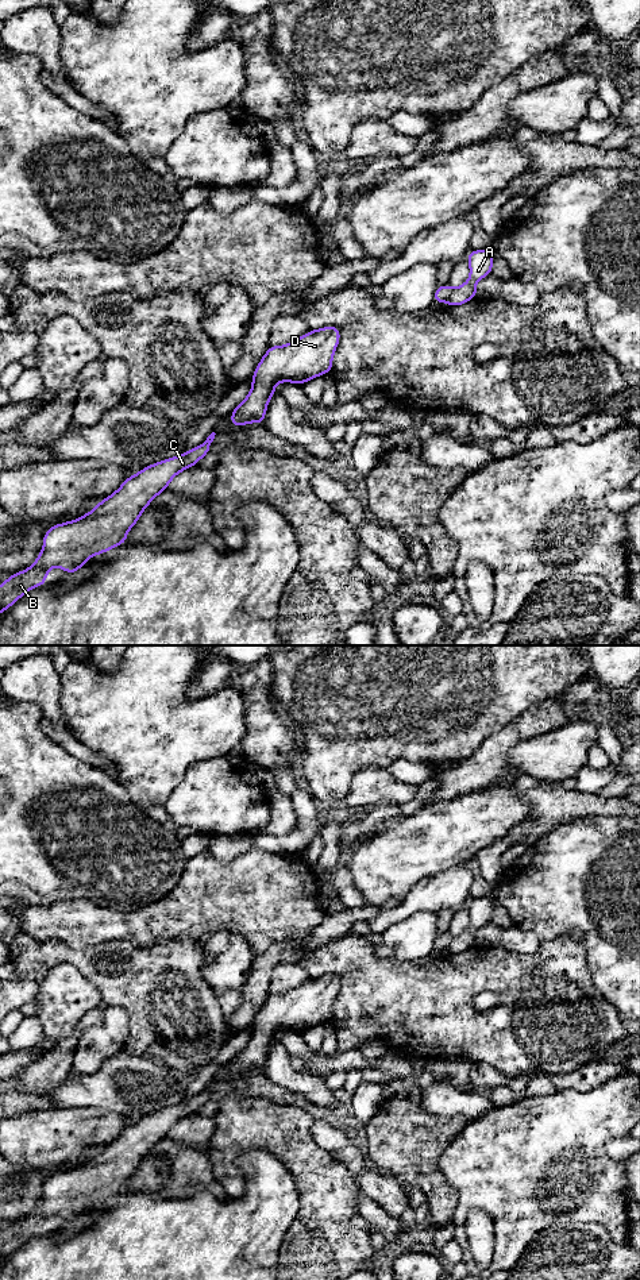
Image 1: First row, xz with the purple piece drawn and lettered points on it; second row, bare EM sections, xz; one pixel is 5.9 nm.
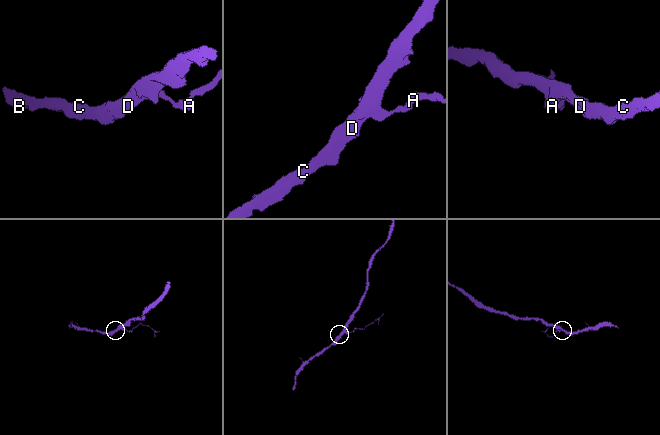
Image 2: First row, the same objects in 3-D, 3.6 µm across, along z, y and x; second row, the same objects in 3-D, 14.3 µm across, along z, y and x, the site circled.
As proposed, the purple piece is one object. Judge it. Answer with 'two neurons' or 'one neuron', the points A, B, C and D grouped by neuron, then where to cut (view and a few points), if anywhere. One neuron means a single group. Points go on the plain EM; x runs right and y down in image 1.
two neurons; A / B C D; cut in xz along (454, 937), (446, 948)

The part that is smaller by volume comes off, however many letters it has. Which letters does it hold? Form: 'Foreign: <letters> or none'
Foreign: A

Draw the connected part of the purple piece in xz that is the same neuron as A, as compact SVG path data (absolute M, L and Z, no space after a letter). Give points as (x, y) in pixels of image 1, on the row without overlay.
M474 898L467 902L470 926L452 938L447 948L448 955L459 955L479 944L475 932L493 919L493 907L494 902L490 898Z

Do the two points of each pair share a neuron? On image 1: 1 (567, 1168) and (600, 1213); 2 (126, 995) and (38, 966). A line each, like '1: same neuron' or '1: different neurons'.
1: same neuron
2: same neuron

